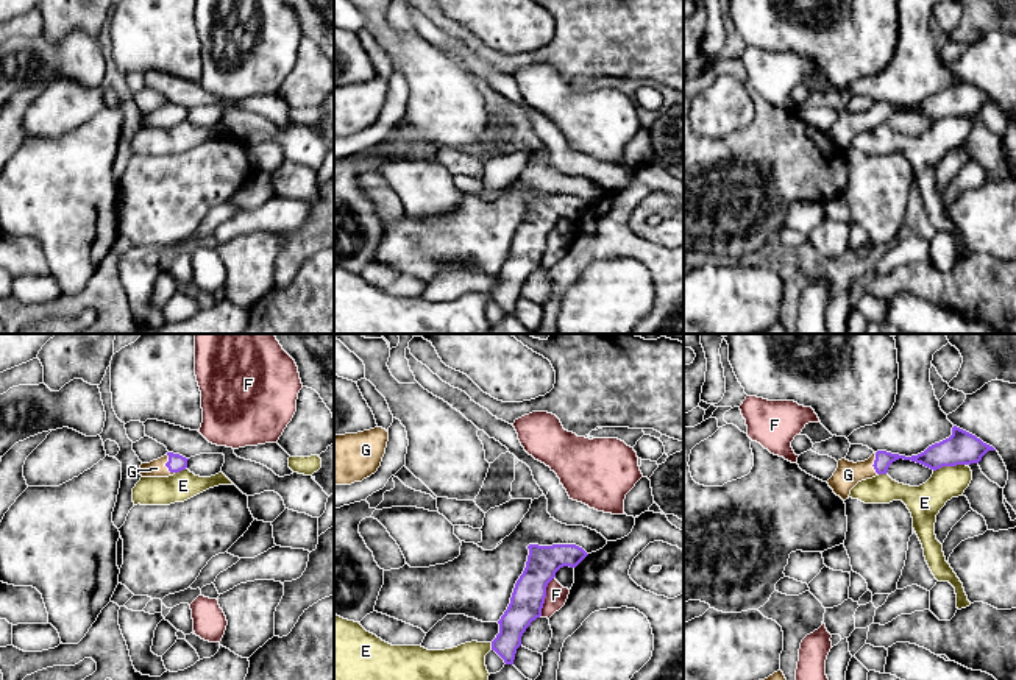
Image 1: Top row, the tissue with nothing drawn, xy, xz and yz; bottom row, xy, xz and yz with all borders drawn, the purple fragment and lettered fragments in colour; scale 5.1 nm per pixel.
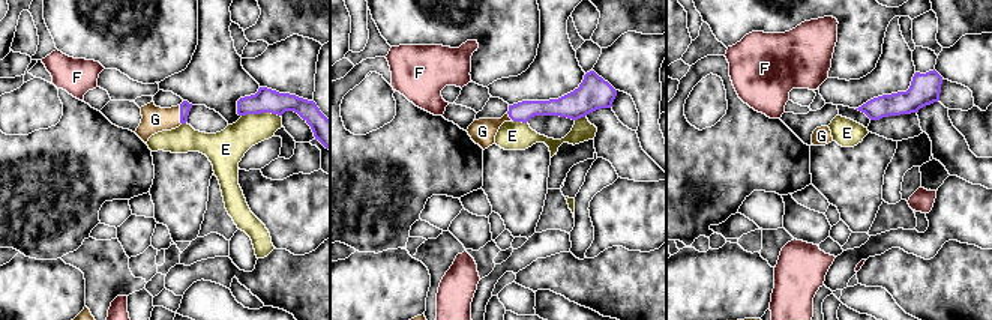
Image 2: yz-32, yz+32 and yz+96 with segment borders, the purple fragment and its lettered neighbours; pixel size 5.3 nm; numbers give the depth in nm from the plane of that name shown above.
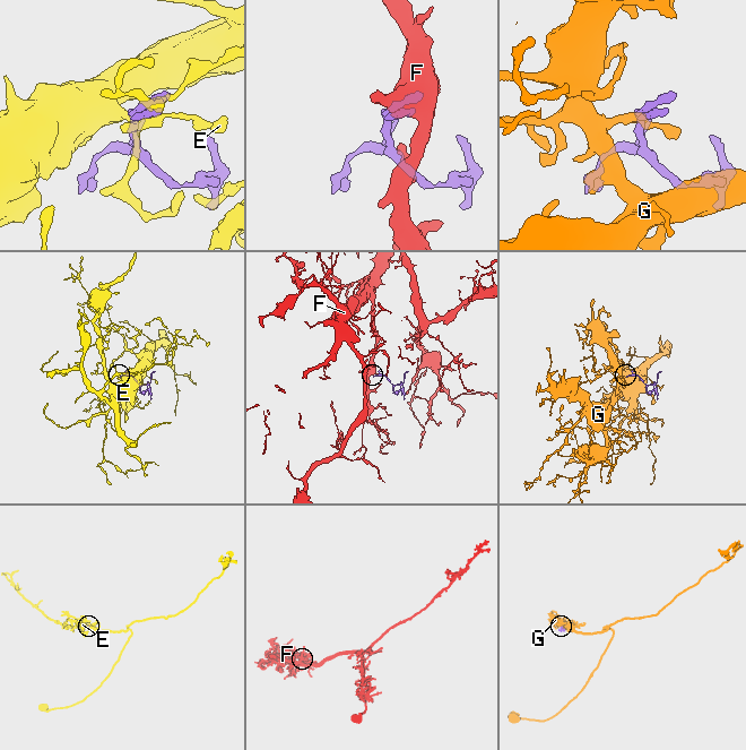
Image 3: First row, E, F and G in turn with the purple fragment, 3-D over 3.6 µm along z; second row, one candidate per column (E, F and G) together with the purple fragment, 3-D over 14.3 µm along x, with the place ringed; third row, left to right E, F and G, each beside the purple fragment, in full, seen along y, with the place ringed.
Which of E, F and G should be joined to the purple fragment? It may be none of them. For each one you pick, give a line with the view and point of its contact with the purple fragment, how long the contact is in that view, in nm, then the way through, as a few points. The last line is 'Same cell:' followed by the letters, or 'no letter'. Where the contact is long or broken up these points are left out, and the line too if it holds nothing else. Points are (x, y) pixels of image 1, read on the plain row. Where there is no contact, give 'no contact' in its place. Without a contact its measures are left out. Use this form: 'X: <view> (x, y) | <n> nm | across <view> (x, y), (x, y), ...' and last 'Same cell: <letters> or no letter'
G: xy (166, 116) | 110 nm | across xy (177, 113), (166, 116), (156, 119)
Same cell: G

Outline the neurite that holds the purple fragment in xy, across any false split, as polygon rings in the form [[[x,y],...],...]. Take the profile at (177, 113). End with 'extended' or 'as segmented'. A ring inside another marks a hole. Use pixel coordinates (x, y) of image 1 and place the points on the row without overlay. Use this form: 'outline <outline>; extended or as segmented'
outline [[[167,103],[164,108],[140,115],[142,128],[169,128],[187,119],[186,108]]]; extended

